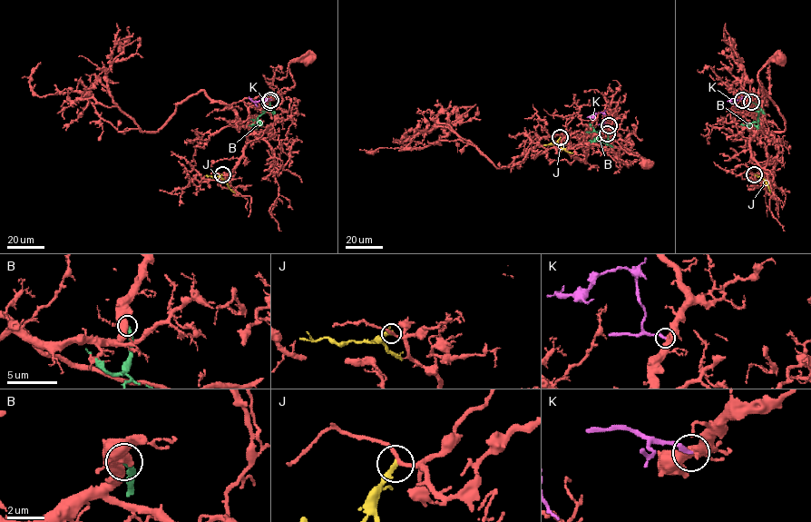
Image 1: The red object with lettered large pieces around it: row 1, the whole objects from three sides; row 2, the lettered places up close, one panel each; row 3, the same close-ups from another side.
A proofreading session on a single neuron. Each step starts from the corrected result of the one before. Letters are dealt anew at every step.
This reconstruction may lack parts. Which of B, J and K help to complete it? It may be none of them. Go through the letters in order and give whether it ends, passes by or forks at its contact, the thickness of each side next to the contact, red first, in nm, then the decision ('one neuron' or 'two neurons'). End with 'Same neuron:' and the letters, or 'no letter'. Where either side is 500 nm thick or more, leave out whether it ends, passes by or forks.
B: it ends there; 400 nm thick on the red side, 240 nm on the other; two neurons
J: it ends there; 190 nm thick on the red side, 300 nm on the other; two neurons
K: 500 nm thick on the red side, 200 nm on the other; two neurons
Same neuron: no letter

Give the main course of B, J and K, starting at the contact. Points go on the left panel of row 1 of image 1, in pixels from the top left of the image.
B: (269, 102), (268, 108), (258, 117), (260, 123), (252, 124)
J: (222, 174), (220, 176), (235, 192)
K: (270, 100), (254, 102), (249, 97)

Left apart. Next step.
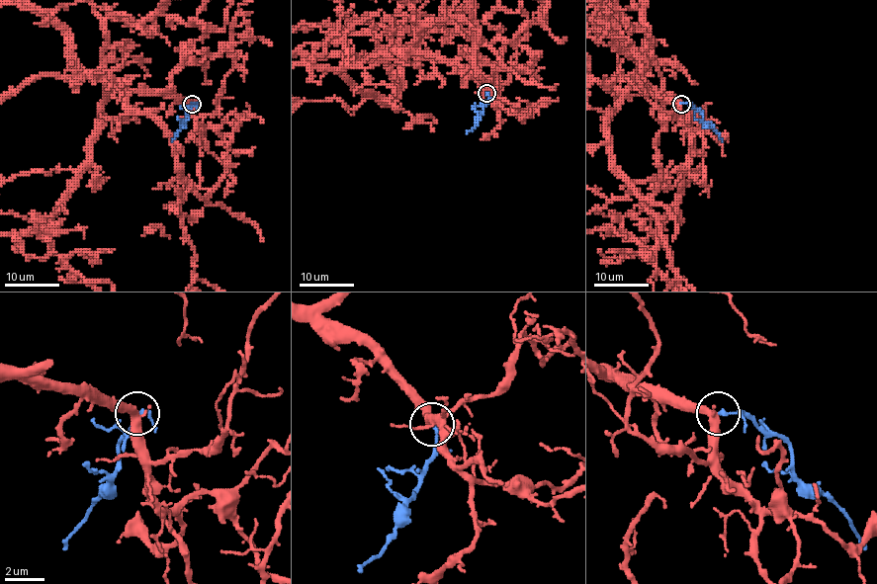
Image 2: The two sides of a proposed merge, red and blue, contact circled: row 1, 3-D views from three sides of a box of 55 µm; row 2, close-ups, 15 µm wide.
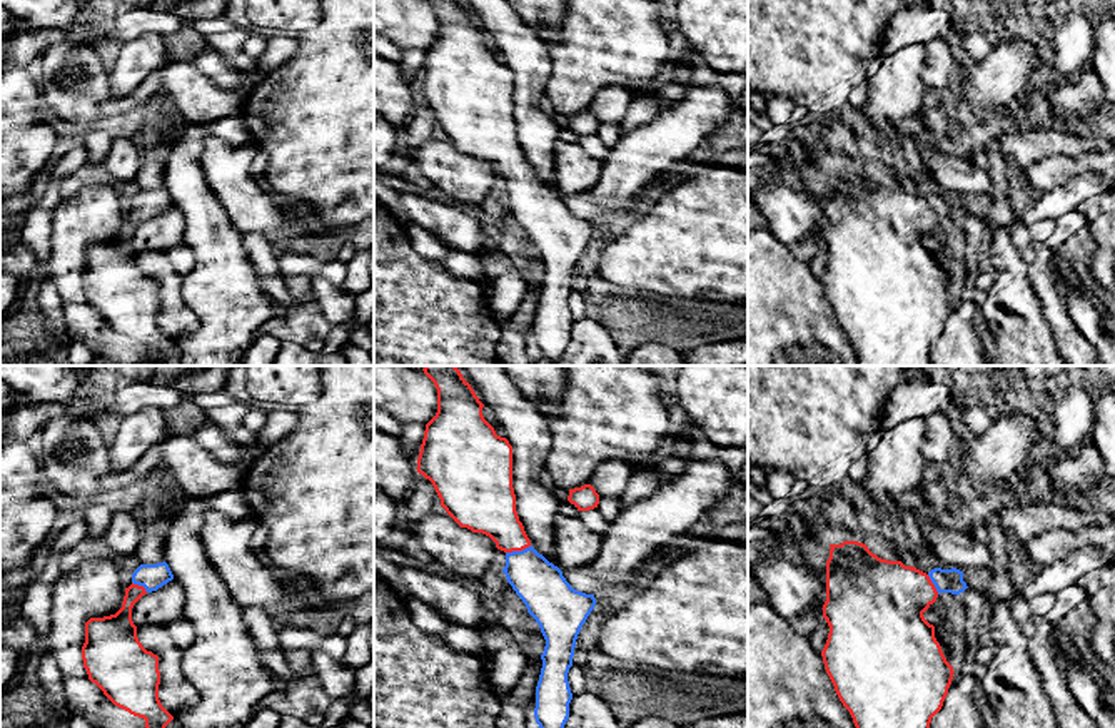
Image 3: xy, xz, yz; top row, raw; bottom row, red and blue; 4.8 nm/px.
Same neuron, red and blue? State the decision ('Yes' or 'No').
Yes

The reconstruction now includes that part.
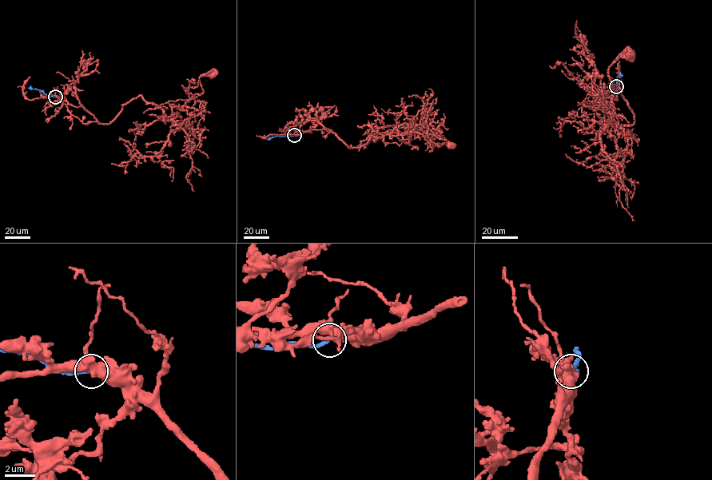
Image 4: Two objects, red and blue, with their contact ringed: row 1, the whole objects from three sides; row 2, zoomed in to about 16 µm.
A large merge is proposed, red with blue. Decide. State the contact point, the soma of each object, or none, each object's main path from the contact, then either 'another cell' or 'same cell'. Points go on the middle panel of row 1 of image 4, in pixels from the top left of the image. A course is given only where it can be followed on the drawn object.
place (294, 135); soma red (451, 145); soma blue none; course red (294, 135), (325, 129), (355, 148), (376, 132), (409, 124), (431, 133), (440, 130), (437, 135), (451, 145); course blue (294, 135), (275, 136), (267, 140); same cell

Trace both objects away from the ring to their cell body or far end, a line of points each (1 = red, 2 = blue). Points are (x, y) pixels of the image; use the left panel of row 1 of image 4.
1: (55, 97), (84, 124), (109, 124), (139, 96), (158, 105), (196, 97), (203, 92), (199, 78), (213, 74)
2: (55, 97), (28, 88)

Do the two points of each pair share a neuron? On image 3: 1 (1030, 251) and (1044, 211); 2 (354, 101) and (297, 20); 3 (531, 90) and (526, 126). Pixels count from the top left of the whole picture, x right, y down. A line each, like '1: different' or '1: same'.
1: different
2: different
3: same

